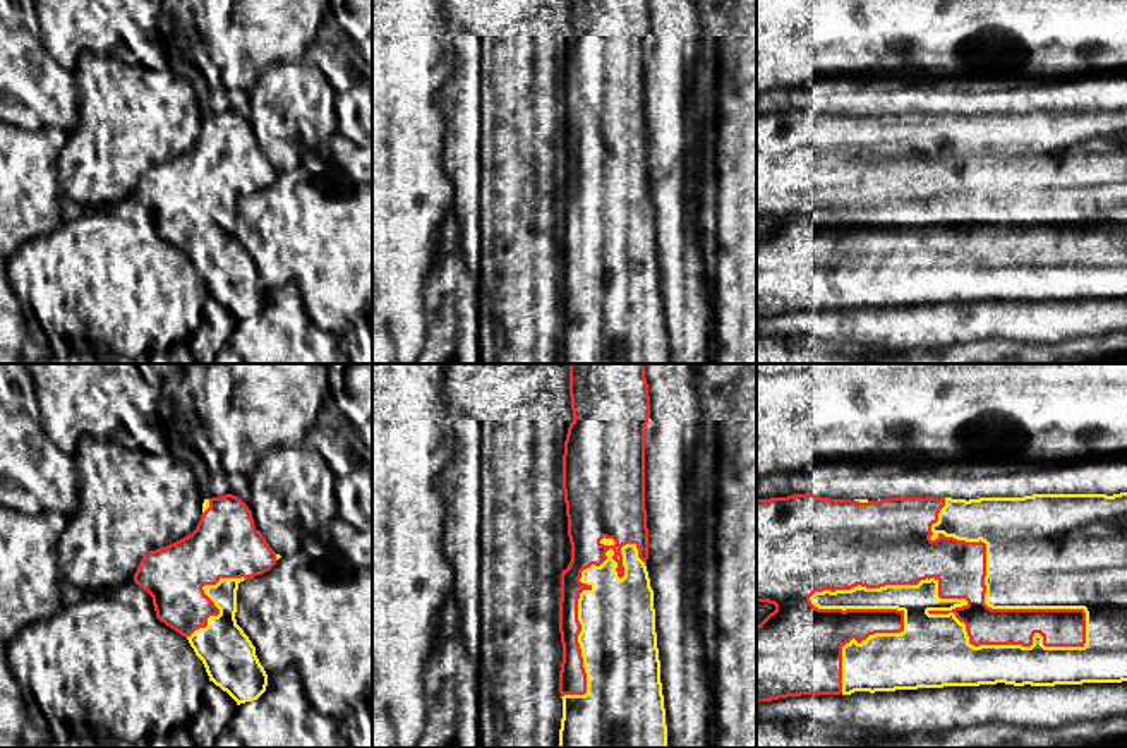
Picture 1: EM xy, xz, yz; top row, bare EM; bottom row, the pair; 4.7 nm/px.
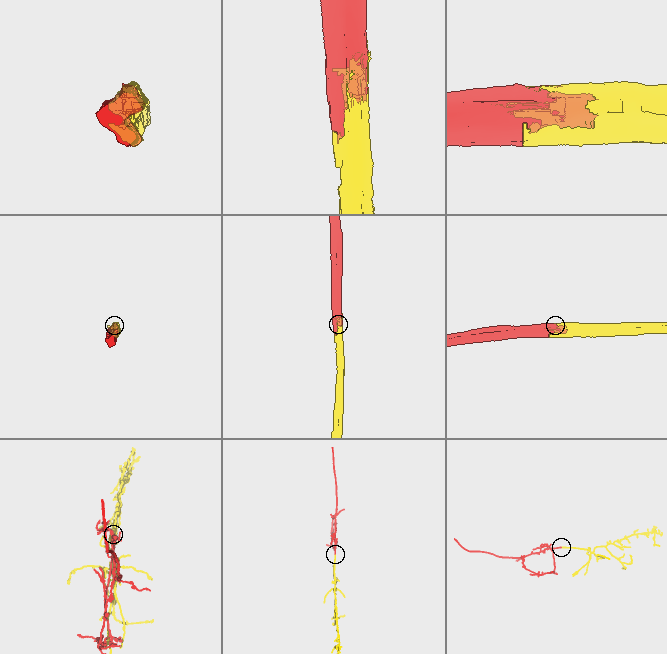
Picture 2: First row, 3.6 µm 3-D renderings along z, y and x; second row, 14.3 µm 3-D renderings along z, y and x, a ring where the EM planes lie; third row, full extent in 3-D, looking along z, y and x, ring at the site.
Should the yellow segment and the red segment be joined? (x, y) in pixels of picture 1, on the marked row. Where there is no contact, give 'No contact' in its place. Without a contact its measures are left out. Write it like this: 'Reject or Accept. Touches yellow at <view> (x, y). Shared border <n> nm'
Accept. Touches yellow at yz (966, 603). Shared border 1300 nm

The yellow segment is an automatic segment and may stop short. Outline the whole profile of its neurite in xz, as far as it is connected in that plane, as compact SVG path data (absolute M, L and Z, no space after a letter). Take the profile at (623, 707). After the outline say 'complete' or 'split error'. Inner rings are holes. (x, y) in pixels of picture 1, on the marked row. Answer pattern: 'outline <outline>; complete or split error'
outline M570 364L573 422L563 455L571 561L561 573L559 748L667 748L666 709L647 571L645 364Z; split error

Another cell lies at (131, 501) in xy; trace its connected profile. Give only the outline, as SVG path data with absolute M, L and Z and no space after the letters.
M82 436L72 455L79 508L57 542L62 580L84 594L103 594L134 580L141 559L190 535L202 515L204 498L190 467L168 453L129 449L108 439Z

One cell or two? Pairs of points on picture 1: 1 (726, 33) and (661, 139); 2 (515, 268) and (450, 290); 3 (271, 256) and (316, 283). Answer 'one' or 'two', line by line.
1: two
2: two
3: one

